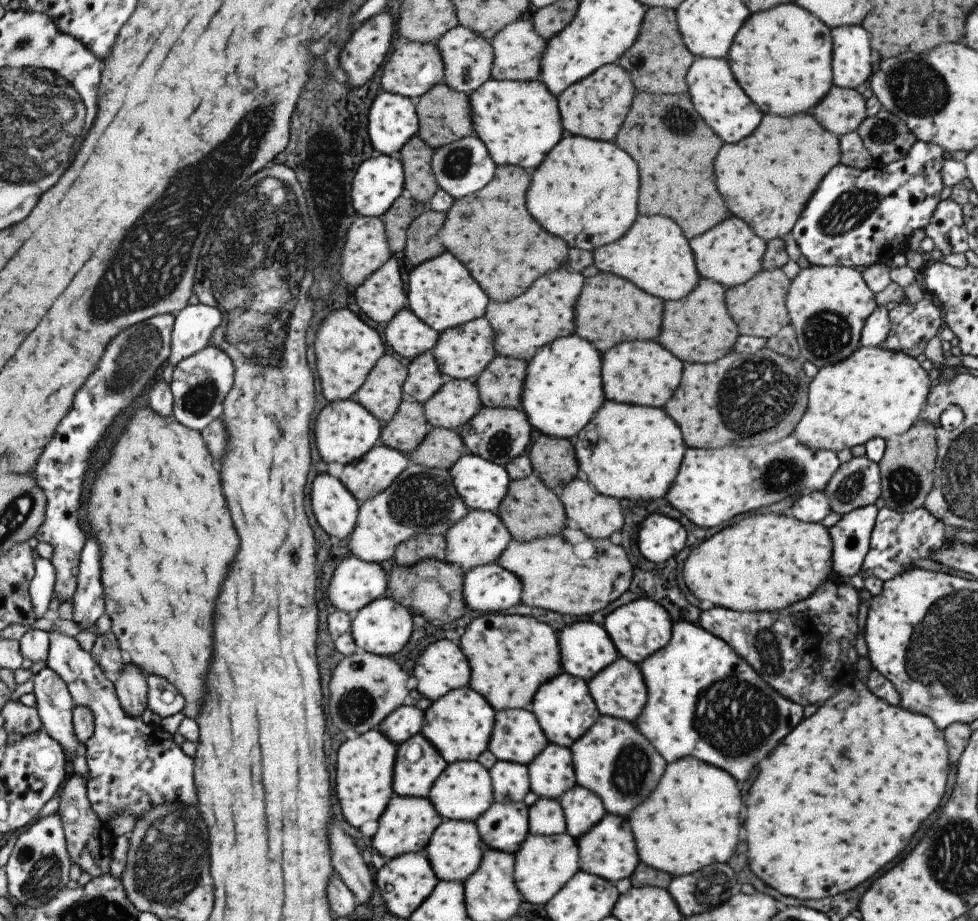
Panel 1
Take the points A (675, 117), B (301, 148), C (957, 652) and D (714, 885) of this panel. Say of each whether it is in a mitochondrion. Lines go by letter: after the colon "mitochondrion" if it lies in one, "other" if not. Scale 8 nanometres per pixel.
A: mitochondrion
B: mitochondrion
C: mitochondrion
D: mitochondrion

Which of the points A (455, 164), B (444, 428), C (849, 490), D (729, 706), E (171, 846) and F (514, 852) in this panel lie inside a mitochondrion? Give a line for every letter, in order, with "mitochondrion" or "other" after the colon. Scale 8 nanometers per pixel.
A: mitochondrion
B: other
C: mitochondrion
D: mitochondrion
E: mitochondrion
F: other

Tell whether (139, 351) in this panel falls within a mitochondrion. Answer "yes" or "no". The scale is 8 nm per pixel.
yes

